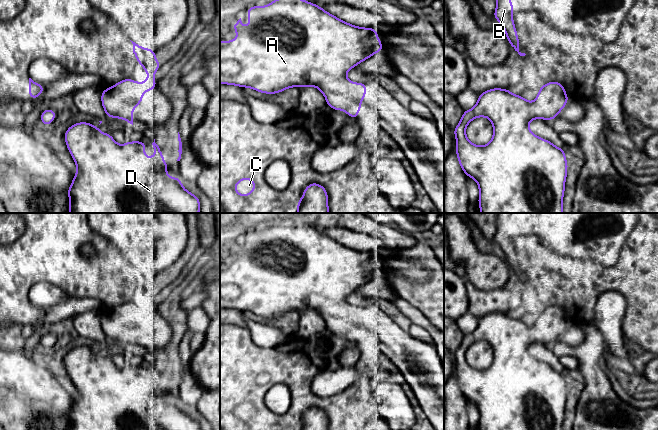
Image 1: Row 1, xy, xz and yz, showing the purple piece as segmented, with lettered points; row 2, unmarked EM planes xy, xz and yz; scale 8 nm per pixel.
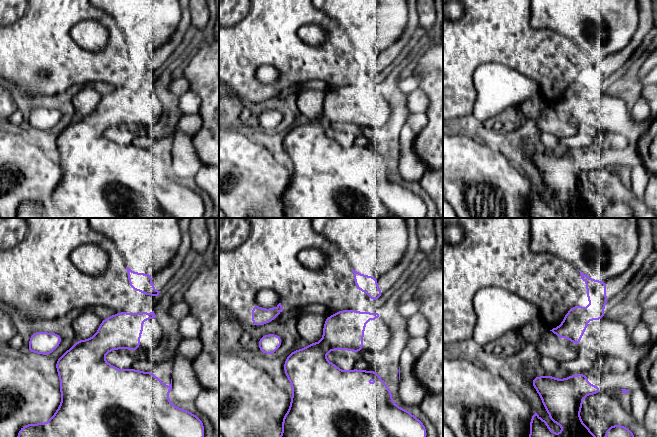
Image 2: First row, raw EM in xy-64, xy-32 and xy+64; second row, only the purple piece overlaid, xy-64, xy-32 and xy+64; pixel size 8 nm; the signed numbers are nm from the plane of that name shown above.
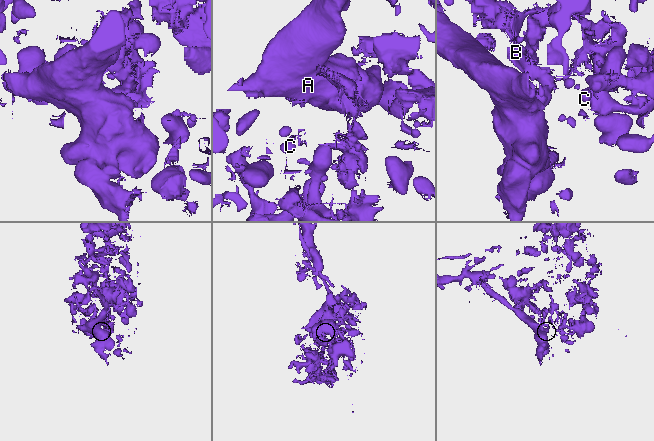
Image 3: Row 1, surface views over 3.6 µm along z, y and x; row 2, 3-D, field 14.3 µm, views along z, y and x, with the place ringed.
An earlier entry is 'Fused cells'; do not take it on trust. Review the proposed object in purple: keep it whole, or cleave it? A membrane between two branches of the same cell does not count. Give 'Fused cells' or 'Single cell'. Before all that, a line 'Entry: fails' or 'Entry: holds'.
Entry: holds
Fused cells

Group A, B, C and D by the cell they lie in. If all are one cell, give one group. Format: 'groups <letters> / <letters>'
groups A D / B C

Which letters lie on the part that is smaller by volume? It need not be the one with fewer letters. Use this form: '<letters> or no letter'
B, C

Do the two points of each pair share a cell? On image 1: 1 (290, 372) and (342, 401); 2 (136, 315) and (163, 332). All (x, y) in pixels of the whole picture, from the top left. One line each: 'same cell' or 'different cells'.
1: same cell
2: different cells

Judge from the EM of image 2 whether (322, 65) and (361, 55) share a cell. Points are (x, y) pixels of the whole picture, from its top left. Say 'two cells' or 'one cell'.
one cell

